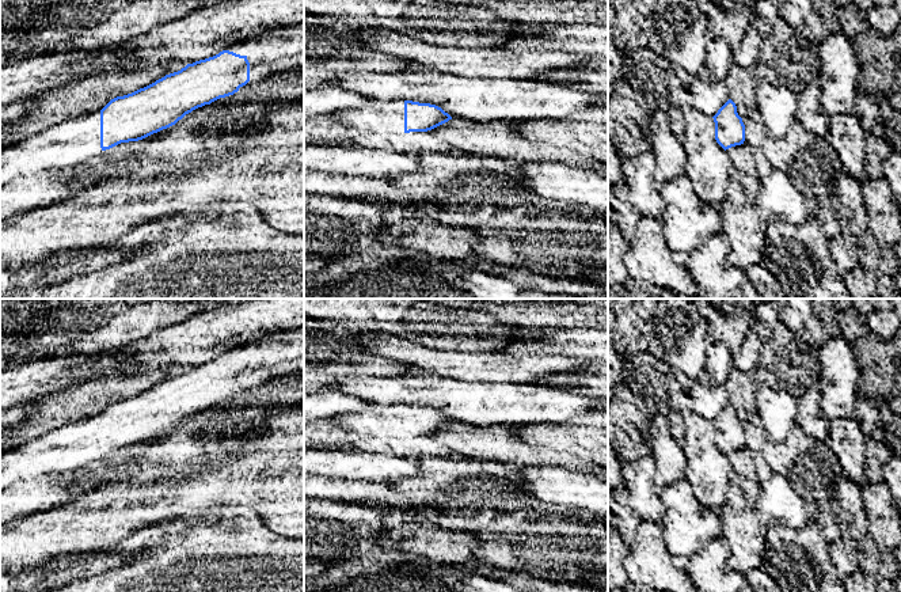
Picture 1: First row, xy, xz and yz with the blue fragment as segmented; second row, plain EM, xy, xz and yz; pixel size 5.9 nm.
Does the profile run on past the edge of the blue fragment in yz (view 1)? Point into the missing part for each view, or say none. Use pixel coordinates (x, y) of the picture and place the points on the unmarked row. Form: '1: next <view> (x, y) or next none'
1: next none

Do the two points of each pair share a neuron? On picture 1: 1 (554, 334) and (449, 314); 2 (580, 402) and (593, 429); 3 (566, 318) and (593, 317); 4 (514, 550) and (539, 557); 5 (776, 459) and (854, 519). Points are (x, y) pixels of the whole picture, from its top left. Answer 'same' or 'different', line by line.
1: different
2: different
3: same
4: same
5: same

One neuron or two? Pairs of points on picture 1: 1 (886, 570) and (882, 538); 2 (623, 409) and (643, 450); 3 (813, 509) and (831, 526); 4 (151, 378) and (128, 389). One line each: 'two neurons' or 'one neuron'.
1: two neurons
2: one neuron
3: one neuron
4: one neuron

